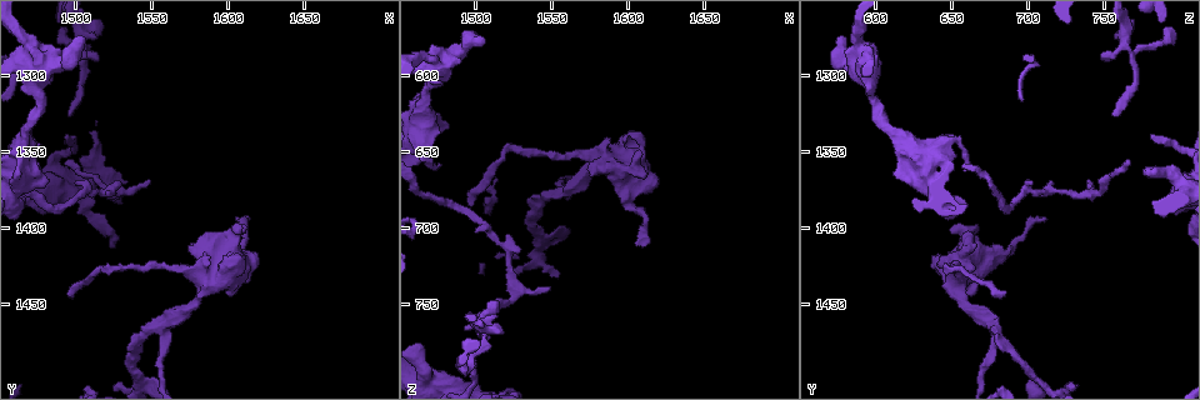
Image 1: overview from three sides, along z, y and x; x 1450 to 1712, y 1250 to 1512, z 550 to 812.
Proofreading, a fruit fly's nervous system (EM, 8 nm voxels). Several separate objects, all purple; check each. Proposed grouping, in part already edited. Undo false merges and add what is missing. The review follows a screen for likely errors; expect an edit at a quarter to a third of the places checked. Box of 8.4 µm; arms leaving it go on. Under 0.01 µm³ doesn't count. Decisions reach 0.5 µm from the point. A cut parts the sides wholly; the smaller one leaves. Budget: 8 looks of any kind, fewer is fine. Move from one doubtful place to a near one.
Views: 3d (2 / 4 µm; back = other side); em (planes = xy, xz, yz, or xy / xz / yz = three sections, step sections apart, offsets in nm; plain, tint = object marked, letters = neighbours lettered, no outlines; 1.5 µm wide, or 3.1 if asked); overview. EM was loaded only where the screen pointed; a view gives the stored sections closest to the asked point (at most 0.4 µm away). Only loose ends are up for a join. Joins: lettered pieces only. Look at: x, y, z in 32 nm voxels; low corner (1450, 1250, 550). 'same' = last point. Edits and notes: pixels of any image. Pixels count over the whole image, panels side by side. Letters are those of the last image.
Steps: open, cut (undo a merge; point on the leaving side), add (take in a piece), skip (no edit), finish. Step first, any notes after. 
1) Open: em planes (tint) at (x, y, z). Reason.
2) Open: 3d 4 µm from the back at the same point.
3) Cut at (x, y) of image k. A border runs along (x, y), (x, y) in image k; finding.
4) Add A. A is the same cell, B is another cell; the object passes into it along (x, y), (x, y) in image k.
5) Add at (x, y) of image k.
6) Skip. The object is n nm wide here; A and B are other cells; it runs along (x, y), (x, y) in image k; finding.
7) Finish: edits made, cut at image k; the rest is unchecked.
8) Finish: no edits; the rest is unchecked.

Open: em xy step 8 (letters) at (1546, 1368, 738). Thin end.

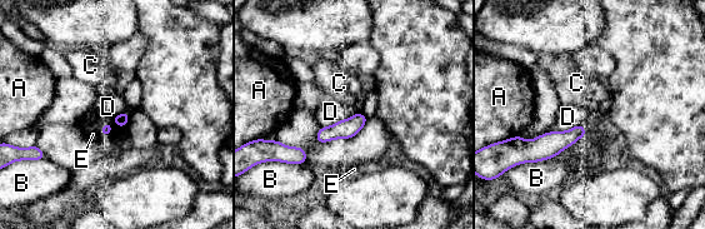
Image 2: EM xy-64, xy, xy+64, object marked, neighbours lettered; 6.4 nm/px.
Open: em yz step 8 (letters) at the same point. Another direction.

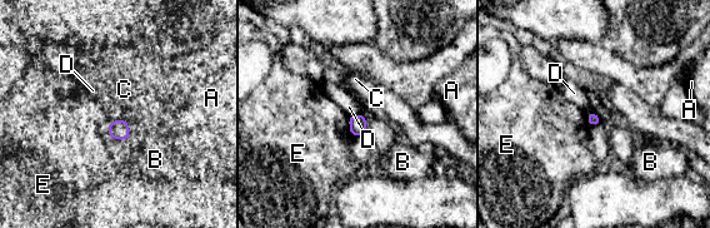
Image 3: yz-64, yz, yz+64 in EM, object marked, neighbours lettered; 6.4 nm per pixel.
Skip. A, B, C, D and E are other cells; a border runs along (128, 120), (110, 122) in image 3; none of them fits.

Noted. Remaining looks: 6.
Open: em planes (letters) at (1576, 1412, 662). An open end.

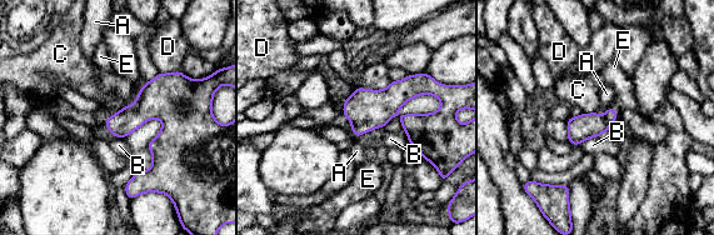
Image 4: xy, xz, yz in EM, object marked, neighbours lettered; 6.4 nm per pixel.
Skip. The object is 160 nm wide here; A, B, C, D and E are other cells; a border runs along (583, 111), (595, 113) in image 4; no lettered piece goes on from it.

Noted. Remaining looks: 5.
Open: 3d 4 µm at (1606, 1392, 712). Free end.

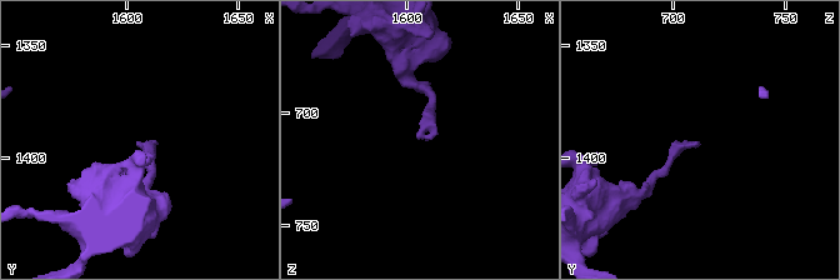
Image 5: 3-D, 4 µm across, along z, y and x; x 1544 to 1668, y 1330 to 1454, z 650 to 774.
Open: em yz step 4 (letters) at (1605, 1394, 710).

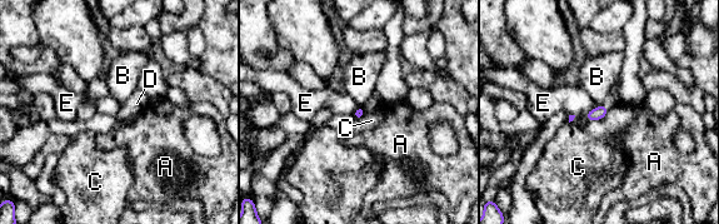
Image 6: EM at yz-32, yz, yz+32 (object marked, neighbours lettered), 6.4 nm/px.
Open: em planes (letters) at the same point. Cut it another way.

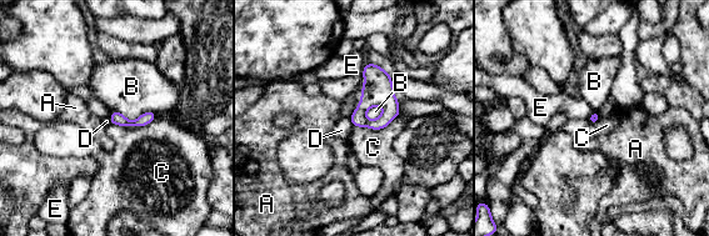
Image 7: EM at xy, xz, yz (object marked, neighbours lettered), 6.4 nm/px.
Skip. A, B, C, D and E are other cells; it runs along (151, 115), (138, 122), (113, 120) in image 7; none of them fits.

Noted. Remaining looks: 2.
Finish: no edits; the rest is unchecked.

